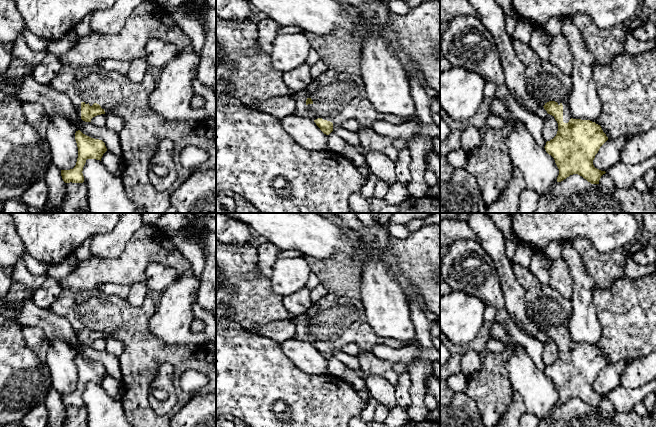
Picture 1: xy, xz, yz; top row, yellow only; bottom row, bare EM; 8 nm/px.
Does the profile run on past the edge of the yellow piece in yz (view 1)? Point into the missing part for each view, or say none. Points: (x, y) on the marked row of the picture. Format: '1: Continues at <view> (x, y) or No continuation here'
1: Continues at yz (545, 82)

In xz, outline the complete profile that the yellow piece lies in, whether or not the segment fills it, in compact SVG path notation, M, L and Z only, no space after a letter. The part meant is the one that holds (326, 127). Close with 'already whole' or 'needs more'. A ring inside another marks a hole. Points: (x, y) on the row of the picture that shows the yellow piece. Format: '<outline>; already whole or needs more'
M328 69L303 91L290 94L295 102L295 116L312 119L320 130L329 135L334 125L354 118L360 126L371 127L375 122L398 121L390 114L378 112L369 102L360 75Z; needs more

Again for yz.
M513 38L512 43L524 66L527 90L558 123L556 136L544 147L559 169L557 182L578 174L591 184L599 184L606 172L595 168L593 160L608 137L595 122L571 117L571 76L549 60L542 60L529 44Z; needs more

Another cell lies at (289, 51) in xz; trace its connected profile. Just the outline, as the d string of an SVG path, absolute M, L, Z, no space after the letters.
M304 33L278 34L272 43L270 64L281 73L306 62L311 44Z

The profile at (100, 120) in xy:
M101 114L101 115L97 115L97 116L93 117L91 119L91 123L97 127L106 126L106 114Z

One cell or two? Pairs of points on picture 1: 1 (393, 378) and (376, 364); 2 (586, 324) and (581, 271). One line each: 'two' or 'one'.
1: one
2: one

